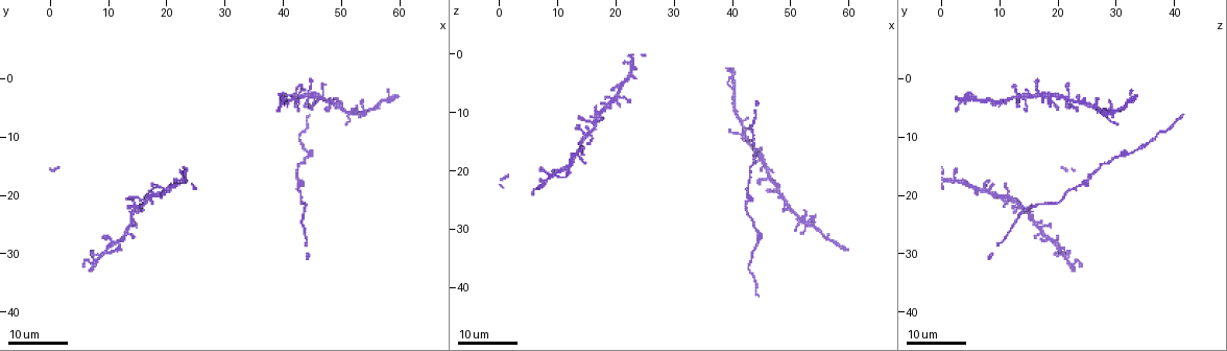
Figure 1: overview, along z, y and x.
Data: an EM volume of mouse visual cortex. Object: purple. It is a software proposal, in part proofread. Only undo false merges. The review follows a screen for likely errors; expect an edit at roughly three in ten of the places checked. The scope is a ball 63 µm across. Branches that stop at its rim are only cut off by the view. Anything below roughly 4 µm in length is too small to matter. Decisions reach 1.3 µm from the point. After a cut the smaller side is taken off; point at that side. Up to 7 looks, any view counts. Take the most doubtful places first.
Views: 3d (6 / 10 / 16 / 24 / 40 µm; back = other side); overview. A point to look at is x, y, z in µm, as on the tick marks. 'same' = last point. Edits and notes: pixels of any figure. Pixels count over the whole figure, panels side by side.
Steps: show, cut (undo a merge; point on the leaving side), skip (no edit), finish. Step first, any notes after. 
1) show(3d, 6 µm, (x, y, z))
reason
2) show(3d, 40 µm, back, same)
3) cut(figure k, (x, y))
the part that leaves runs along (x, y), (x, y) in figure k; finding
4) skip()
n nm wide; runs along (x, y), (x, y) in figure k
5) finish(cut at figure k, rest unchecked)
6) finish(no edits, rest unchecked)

show(3d, 24 µm, (51.5, 6.0, 28.0))
looks like a crossing

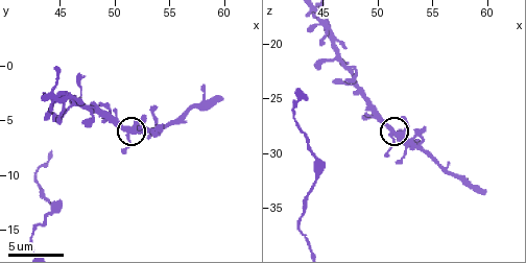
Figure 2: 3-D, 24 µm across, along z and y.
show(3d, 6 µm, (51.6, 5.8, 28.2))

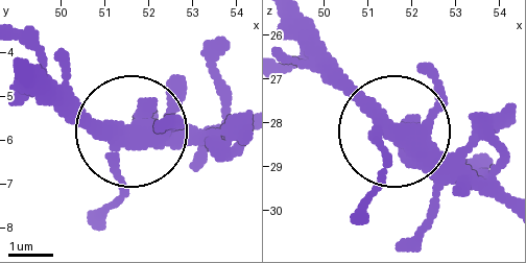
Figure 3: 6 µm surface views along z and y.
skip()
runs along (287, 23), (387, 123), (485, 187) in figure 3; all the same cell

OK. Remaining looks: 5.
show(3d, 24 µm, (10.5, 28.5, 20.0))
arms part here

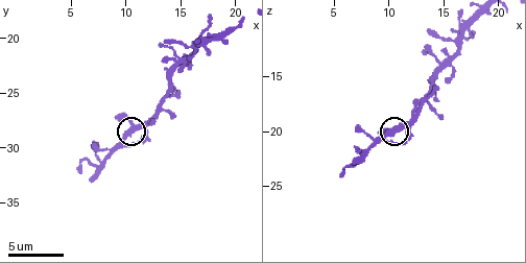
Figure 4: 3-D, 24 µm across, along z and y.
show(3d, 10 µm, (10.8, 28.2, 19.6))

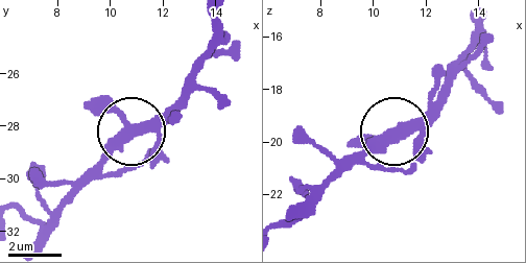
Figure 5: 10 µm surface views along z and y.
skip()
370 nm wide; runs along (217, 22), (215, 49), (184, 96), (129, 129), (78, 182) in figure 5; all the same cell

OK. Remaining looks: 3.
show(3d, 24 µm, (44.5, 13.0, 31.5))

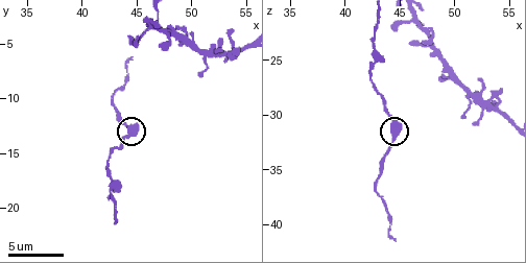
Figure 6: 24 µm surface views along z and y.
show(3d, 10 µm, same)

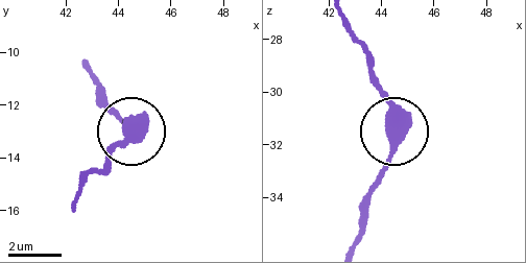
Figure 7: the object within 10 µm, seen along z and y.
skip()
all the same cell

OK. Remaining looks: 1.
finish(no edits, rest unchecked)

